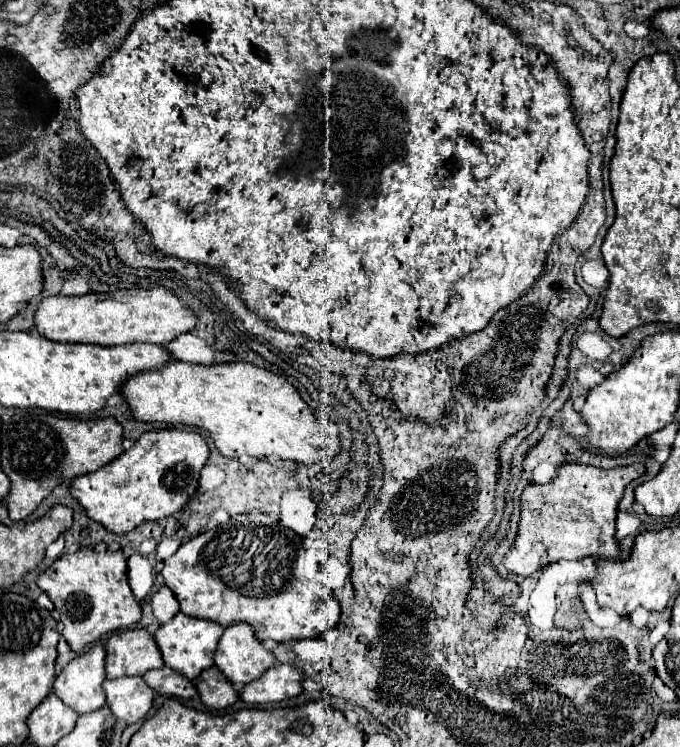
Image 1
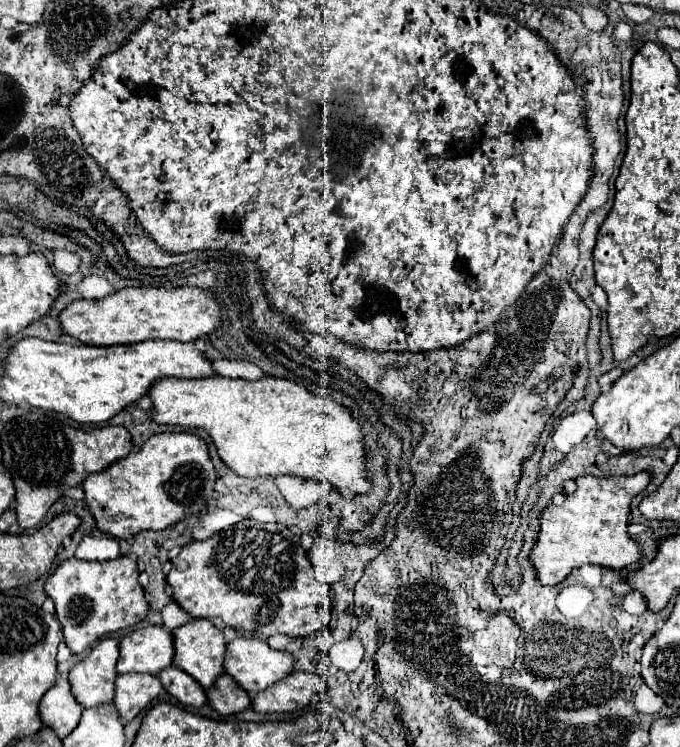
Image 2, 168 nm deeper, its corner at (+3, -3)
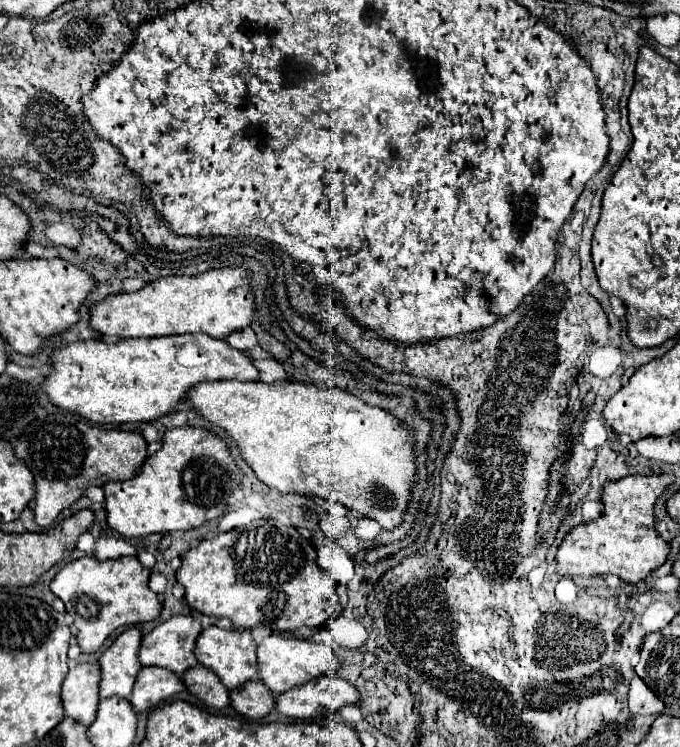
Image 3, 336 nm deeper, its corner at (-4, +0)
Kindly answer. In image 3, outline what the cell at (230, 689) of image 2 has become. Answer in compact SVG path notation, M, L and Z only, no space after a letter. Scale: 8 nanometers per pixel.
M246 681L240 689L234 689L230 693L232 707L250 719L259 721L266 717L274 709L272 693L264 687L262 681Z

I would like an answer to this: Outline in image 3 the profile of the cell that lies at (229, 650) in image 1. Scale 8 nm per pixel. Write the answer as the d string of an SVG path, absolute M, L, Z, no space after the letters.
M270 635L262 643L258 643L256 659L258 659L258 675L262 683L272 691L272 695L280 695L320 675L336 675L340 667L340 659L332 655L322 643L306 639L286 639L282 635Z

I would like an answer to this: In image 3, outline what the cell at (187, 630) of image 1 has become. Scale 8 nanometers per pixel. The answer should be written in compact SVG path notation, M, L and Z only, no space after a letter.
M210 625L210 627L202 629L200 637L196 639L194 655L196 655L200 665L204 665L216 673L216 677L222 681L222 685L226 689L234 689L242 683L258 677L254 647L256 647L256 643L252 639L250 631L246 631L246 629L222 629L222 627Z

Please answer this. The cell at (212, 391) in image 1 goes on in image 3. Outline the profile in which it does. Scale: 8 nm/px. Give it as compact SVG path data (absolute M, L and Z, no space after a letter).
M218 380L212 382L202 382L194 385L188 395L186 401L192 405L192 411L204 419L208 419L210 423L226 429L226 433L238 443L240 455L242 459L250 465L250 469L256 473L256 477L268 485L274 487L282 493L300 493L300 495L308 495L308 497L324 497L328 501L338 501L342 505L346 505L348 509L358 511L358 515L362 517L372 517L376 519L382 529L394 529L396 525L402 523L402 513L406 509L406 503L410 499L410 489L414 483L414 475L416 475L416 467L414 467L414 453L412 453L412 437L408 435L408 427L404 427L402 421L394 419L390 413L386 413L384 409L366 405L364 401L360 401L356 395L344 391L344 389L318 389L312 383L300 383L300 381L274 381L274 383L264 383L264 381L238 381L238 380Z

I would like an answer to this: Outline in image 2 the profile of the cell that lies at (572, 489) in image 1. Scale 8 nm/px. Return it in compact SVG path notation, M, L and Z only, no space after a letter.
M639 472L635 476L597 478L581 476L575 480L577 490L565 496L563 506L549 506L541 516L541 528L533 546L531 562L537 570L537 580L547 586L563 582L575 568L583 564L595 564L611 570L623 570L643 558L639 544L629 536L629 512L631 500L641 494L651 476Z

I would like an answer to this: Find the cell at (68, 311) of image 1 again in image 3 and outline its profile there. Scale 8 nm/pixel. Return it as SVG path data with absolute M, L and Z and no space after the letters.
M242 267L210 269L196 277L160 277L140 291L118 293L90 309L90 329L114 337L162 337L178 333L206 333L222 339L252 323L254 297Z

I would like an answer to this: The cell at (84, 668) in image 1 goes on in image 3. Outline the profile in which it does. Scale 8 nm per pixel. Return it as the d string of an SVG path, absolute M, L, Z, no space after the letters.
M126 629L100 657L100 697L130 697L136 673L140 671L138 649L142 633Z

